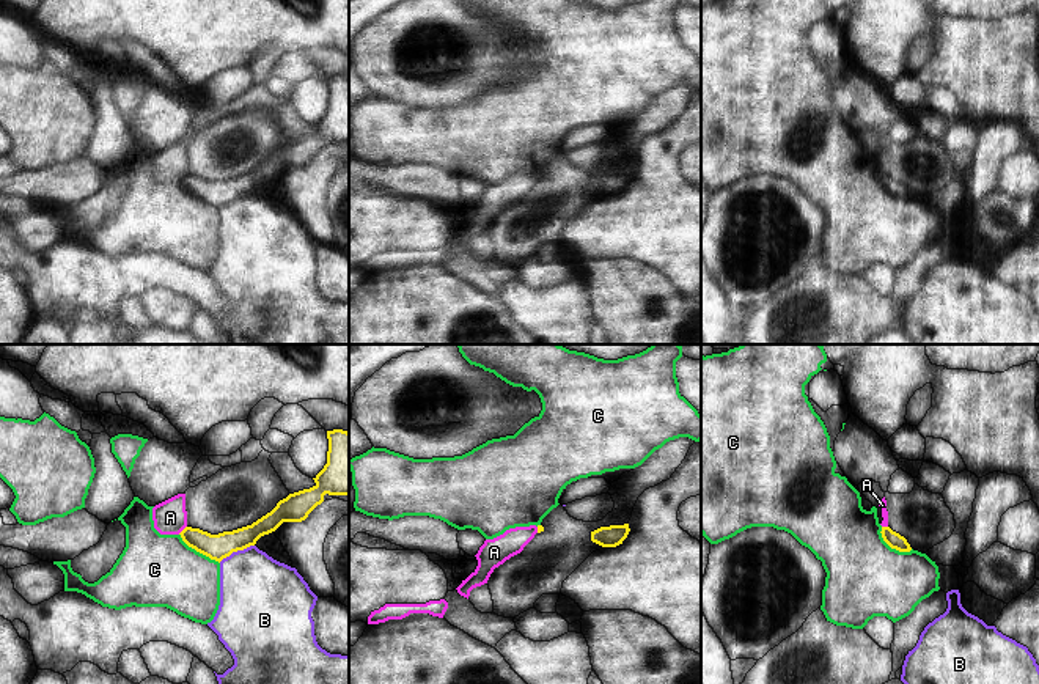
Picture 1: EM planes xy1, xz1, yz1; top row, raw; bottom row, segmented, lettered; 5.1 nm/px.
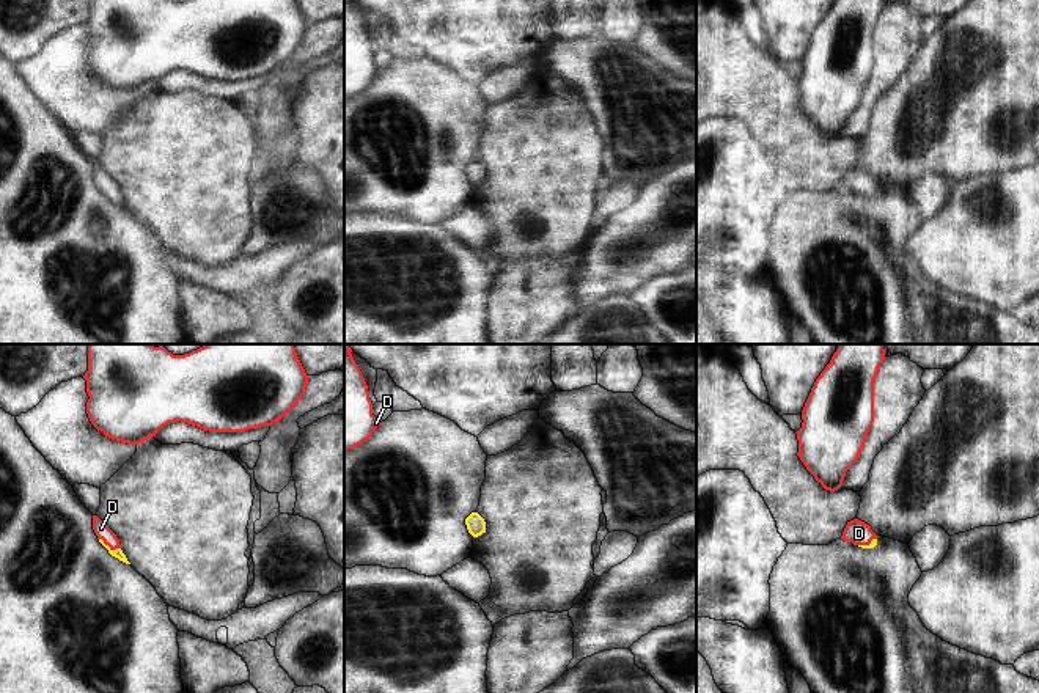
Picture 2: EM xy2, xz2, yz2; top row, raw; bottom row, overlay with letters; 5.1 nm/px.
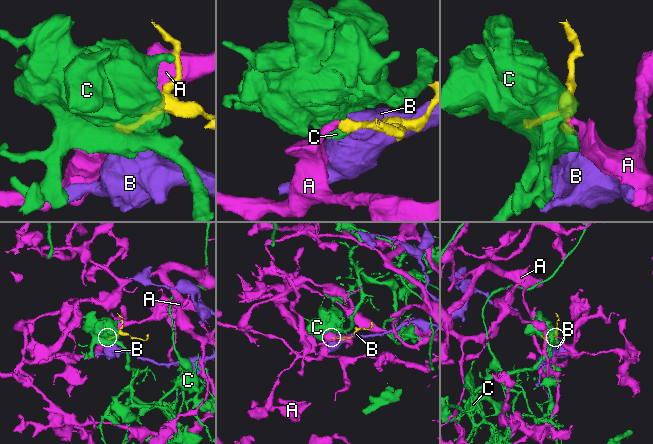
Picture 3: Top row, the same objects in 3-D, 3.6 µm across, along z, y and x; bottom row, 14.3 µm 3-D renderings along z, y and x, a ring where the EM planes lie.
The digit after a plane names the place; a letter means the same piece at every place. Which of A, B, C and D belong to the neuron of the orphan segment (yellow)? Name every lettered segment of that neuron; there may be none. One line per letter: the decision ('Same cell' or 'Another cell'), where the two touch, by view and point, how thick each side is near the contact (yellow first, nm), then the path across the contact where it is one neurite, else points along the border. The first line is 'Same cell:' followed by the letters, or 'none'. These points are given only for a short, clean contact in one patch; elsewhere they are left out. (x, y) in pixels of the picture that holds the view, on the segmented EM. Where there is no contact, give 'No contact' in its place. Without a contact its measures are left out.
Same cell: D
A: Another cell. Touches yellow at xy1 (183, 530). Thickness 130 nm (yellow) against 180 nm. Boundary: xy1 (186, 525), (178, 533)
B: Another cell. Touches yellow at xy1 (236, 551). Thickness 130 nm (yellow) against 380 nm. Boundary: xy1 (253, 544), (233, 551), (219, 562)
C: Another cell. Touches yellow at xy1 (198, 551). Thickness 130 nm (yellow) against 380 nm. Boundary: xy1 (179, 533), (189, 546), (219, 563)
D: Same cell. Touches yellow at xy2 (109, 547). Thickness 50 nm (yellow) against 80 nm. Path across: xy2 (118, 553), (109, 547), (109, 539), (101, 528).

